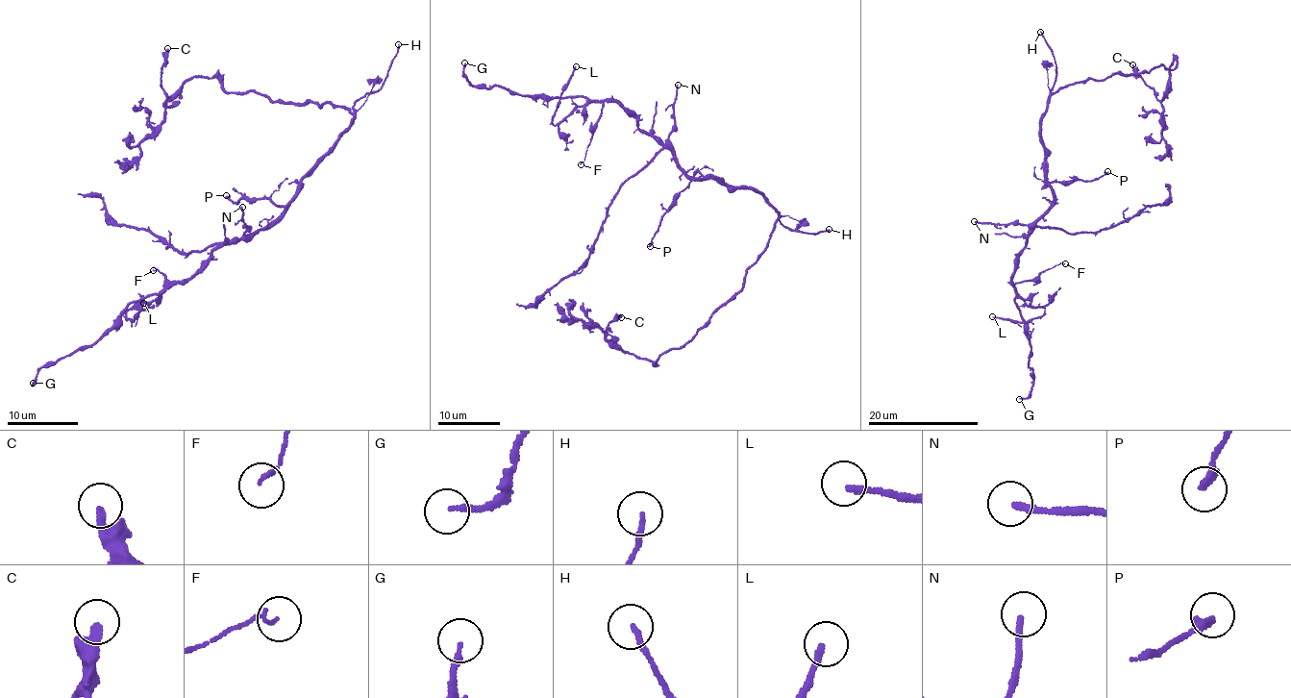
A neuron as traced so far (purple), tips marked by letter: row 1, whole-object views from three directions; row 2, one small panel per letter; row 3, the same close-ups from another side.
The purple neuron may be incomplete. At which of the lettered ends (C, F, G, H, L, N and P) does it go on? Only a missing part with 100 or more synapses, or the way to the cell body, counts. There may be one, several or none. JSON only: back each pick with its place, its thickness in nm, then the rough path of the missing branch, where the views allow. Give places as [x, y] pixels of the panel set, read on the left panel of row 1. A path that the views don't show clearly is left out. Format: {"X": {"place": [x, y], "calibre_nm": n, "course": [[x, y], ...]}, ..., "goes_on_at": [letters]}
{"H": {"place": [398, 44], "calibre_nm": 170, "course": [[398, 44], [398, 34], [406, 28], [411, 31], [413, 35], [392, 36], [387, 41]]}, "goes_on_at": ["H"]}

